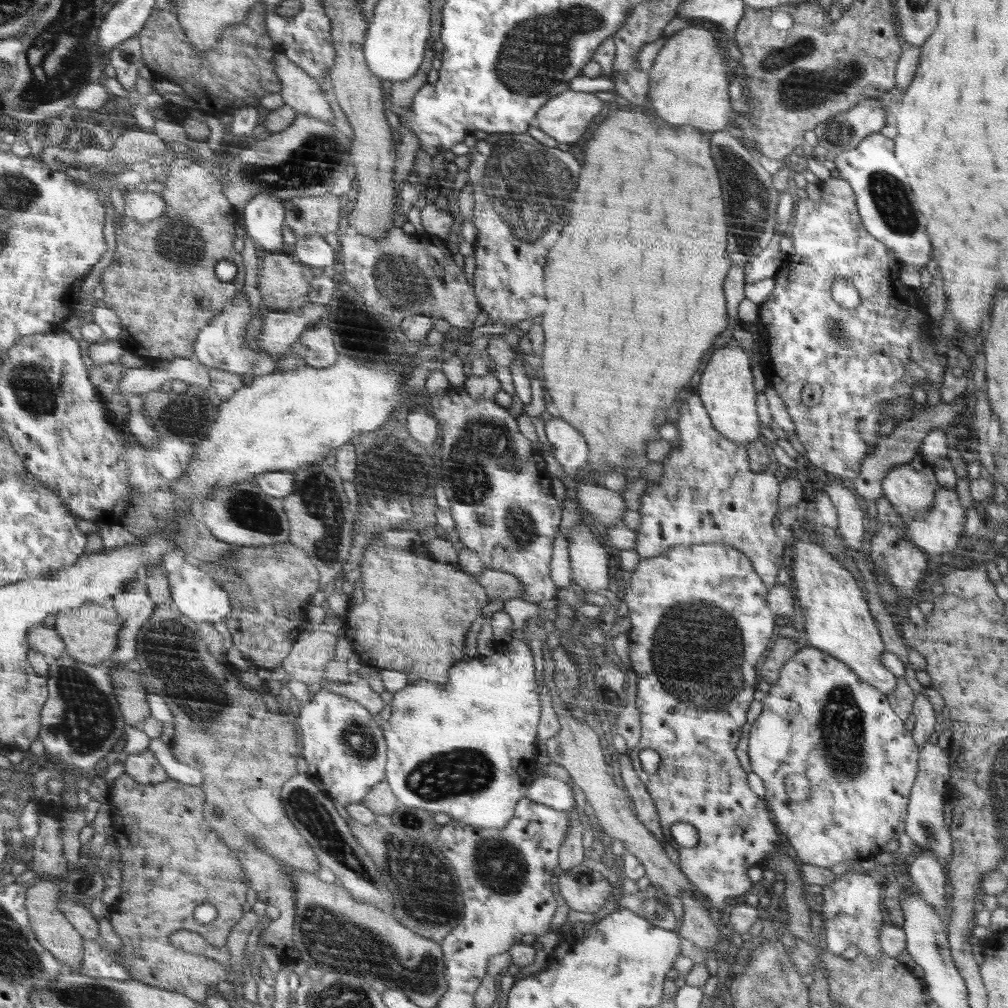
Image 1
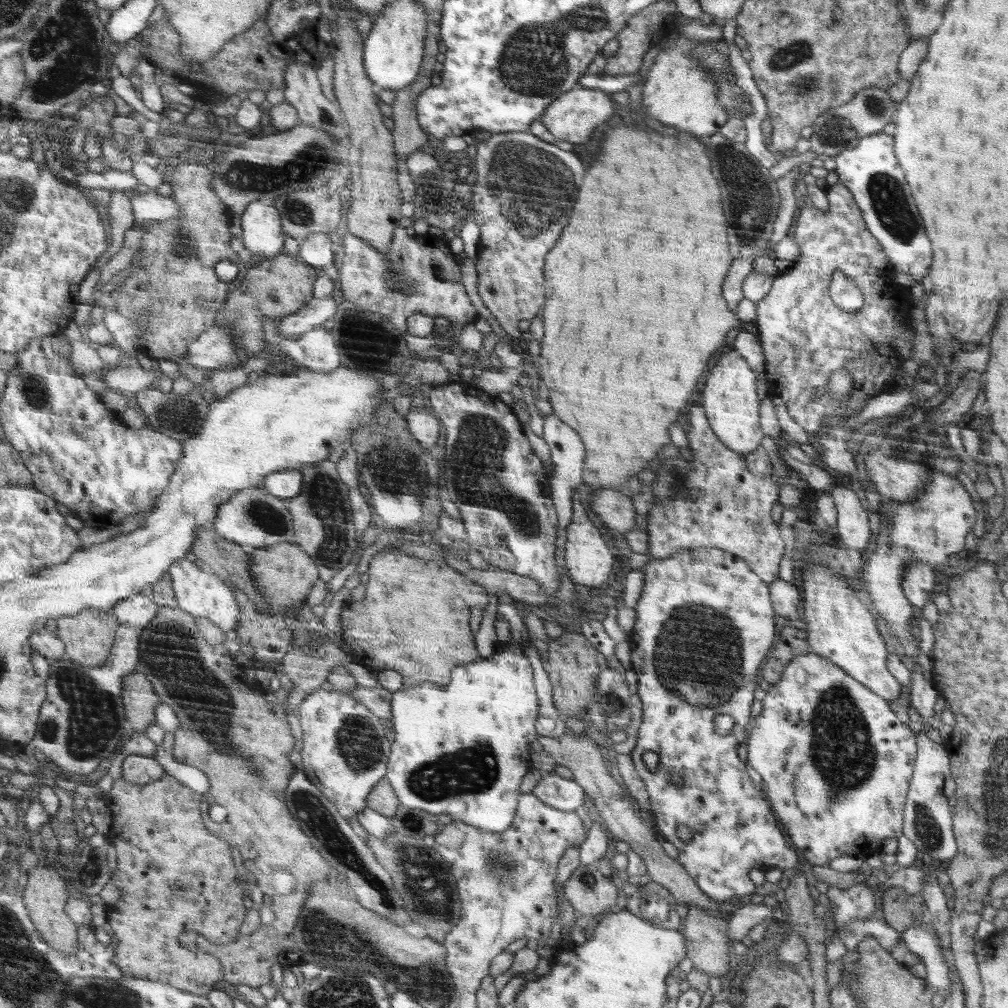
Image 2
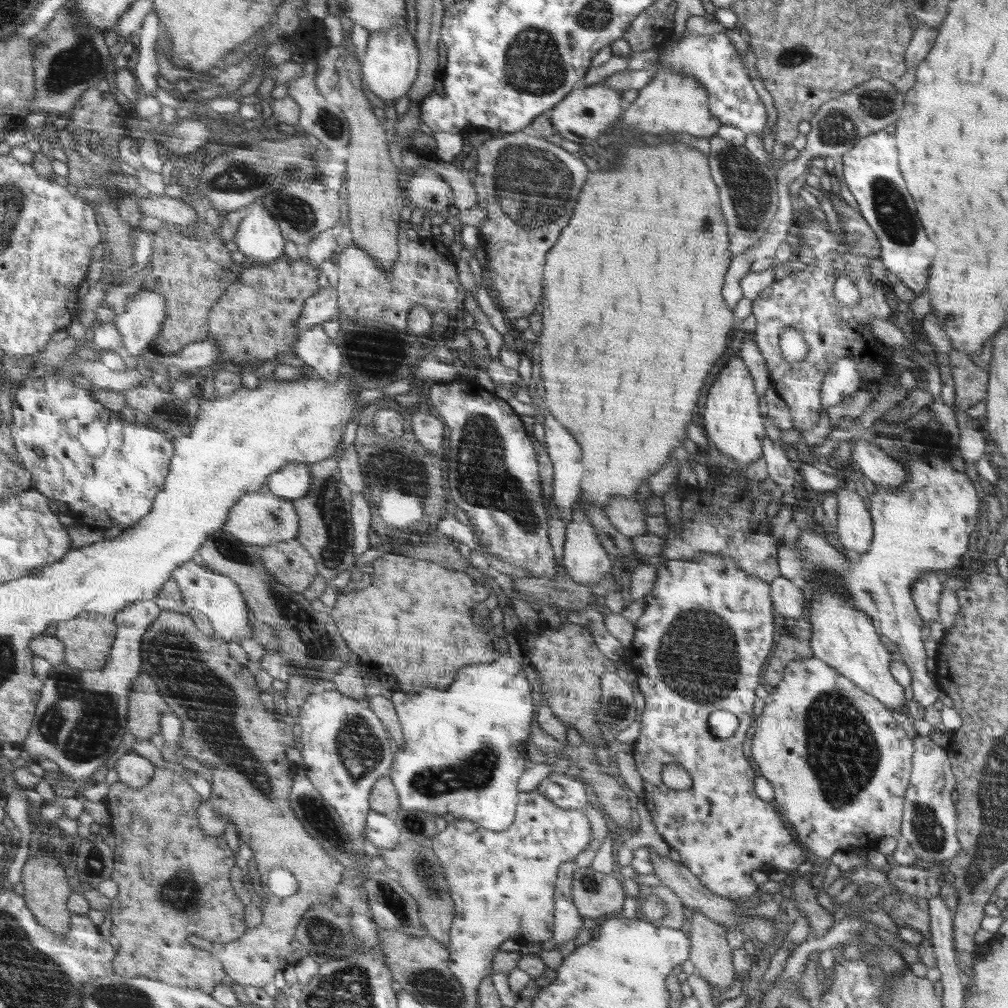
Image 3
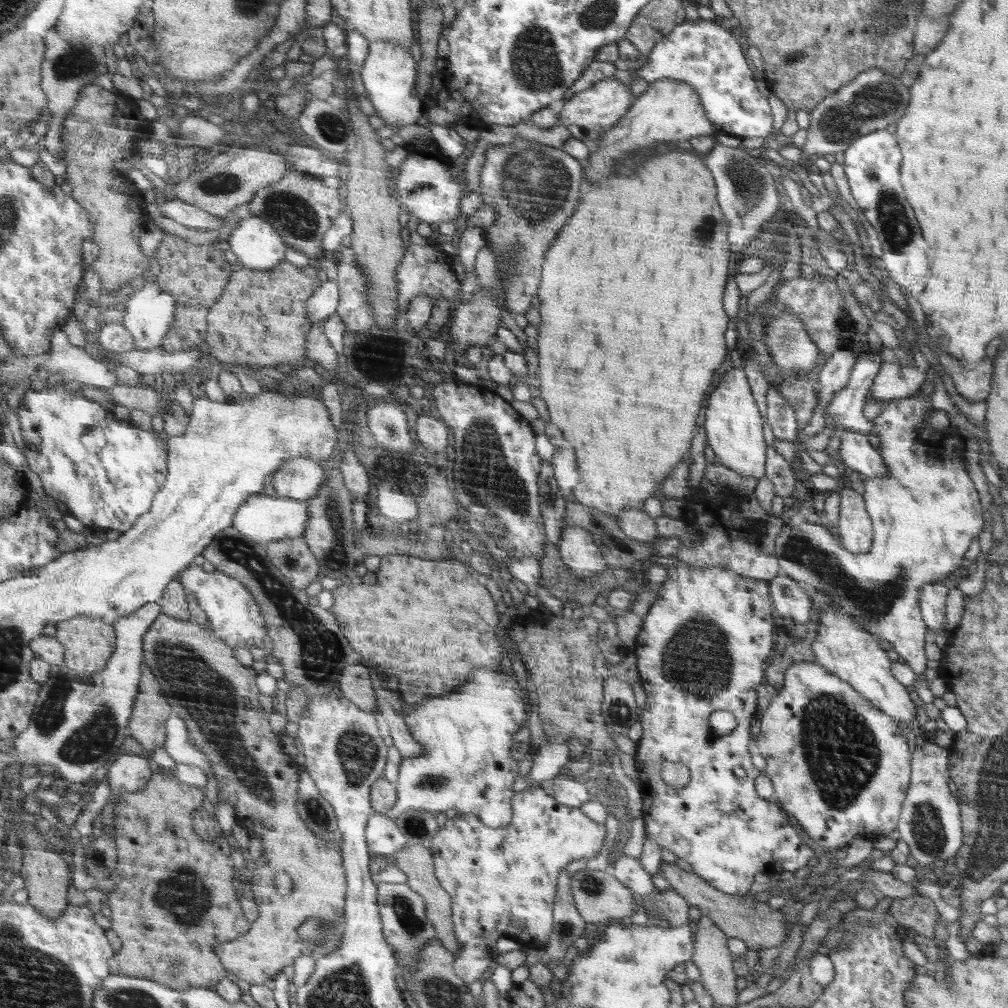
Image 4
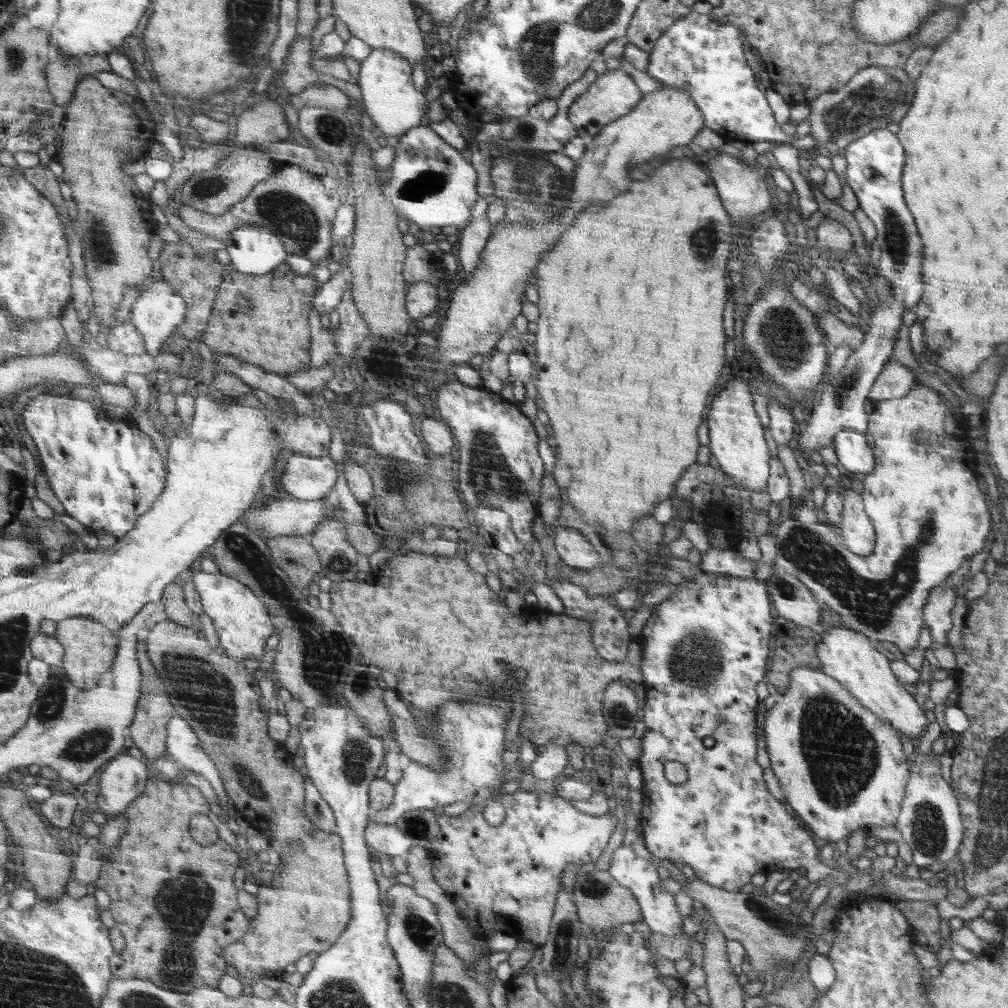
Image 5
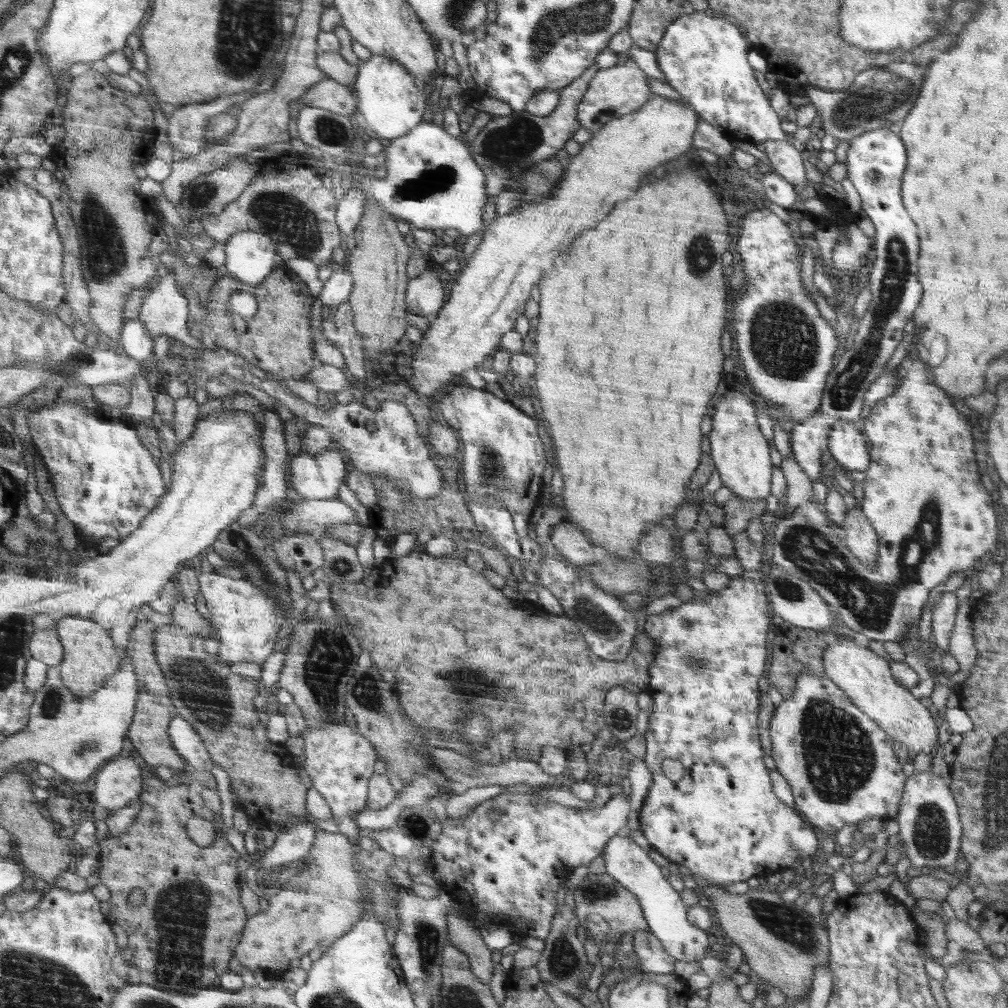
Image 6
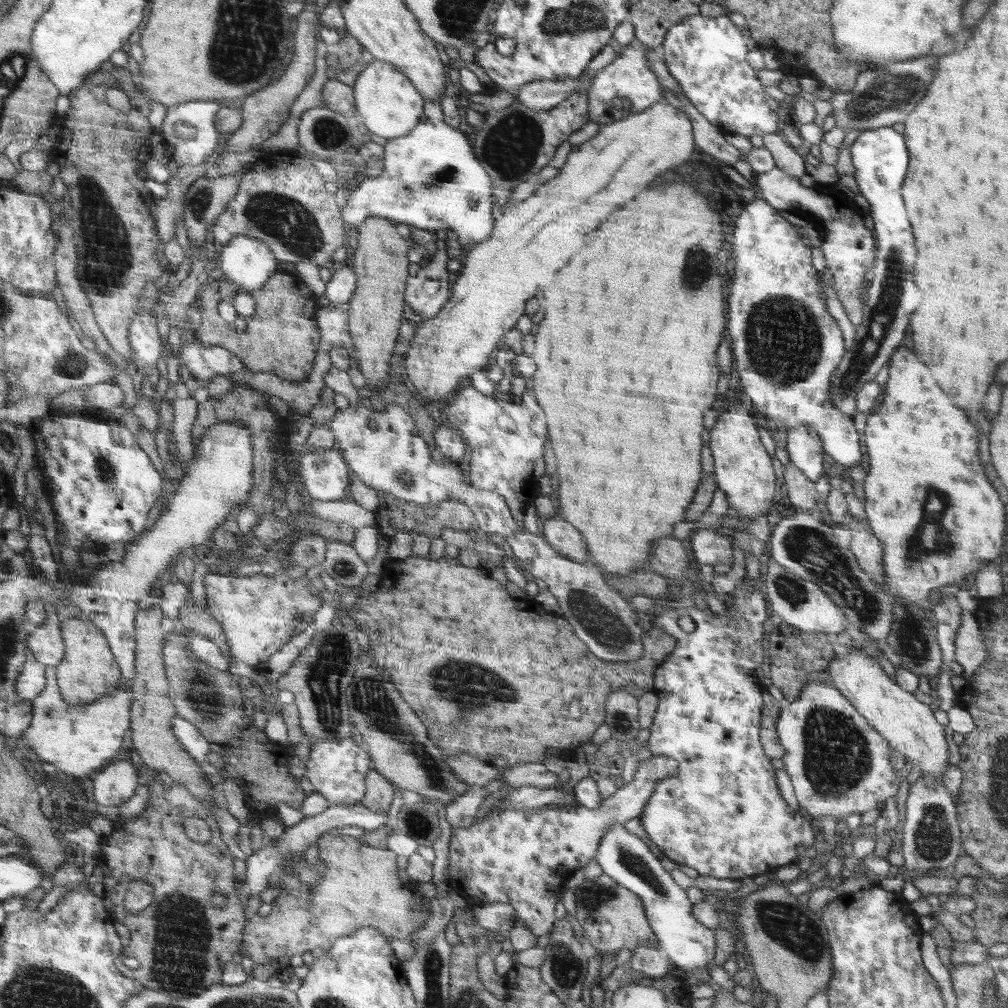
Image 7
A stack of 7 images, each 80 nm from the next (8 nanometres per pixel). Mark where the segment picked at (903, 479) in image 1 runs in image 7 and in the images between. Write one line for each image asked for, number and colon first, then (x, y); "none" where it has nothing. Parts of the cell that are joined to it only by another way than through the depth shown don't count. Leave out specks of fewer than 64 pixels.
2: (895, 479)
3: (879, 467)
4: (857, 453)
5: (853, 453)
6: (847, 446)
7: (786, 346)

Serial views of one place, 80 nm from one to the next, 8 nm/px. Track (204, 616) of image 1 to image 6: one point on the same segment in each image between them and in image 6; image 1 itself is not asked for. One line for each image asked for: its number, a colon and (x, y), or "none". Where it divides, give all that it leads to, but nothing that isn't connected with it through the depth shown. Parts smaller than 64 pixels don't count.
2: (201, 593)
3: (204, 591)
4: (235, 616)
5: (242, 621)
6: (247, 620)

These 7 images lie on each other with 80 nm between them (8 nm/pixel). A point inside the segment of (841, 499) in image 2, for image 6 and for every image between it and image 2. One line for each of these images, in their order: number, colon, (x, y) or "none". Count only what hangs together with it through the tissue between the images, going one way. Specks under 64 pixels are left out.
3: (853, 525)
4: (854, 528)
5: (858, 536)
6: (862, 540)

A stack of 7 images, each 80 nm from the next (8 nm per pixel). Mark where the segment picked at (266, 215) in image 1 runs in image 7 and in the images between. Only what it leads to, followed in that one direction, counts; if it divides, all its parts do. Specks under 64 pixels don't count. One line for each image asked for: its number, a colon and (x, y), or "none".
2: (262, 229)
3: (259, 237)
4: (257, 245)
5: (254, 250)
6: (250, 256)
7: (248, 262)

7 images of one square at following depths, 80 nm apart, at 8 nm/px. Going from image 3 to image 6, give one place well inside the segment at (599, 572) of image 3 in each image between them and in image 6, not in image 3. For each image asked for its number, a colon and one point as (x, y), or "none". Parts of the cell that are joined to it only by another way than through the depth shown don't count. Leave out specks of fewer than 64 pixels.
4: (578, 550)
5: (572, 547)
6: (571, 543)

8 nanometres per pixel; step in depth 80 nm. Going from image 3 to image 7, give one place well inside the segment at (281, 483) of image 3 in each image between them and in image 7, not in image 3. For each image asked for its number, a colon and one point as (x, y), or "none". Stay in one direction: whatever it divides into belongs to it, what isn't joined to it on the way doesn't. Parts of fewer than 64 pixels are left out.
4: (300, 478)
5: (305, 478)
6: (313, 476)
7: (324, 474)

